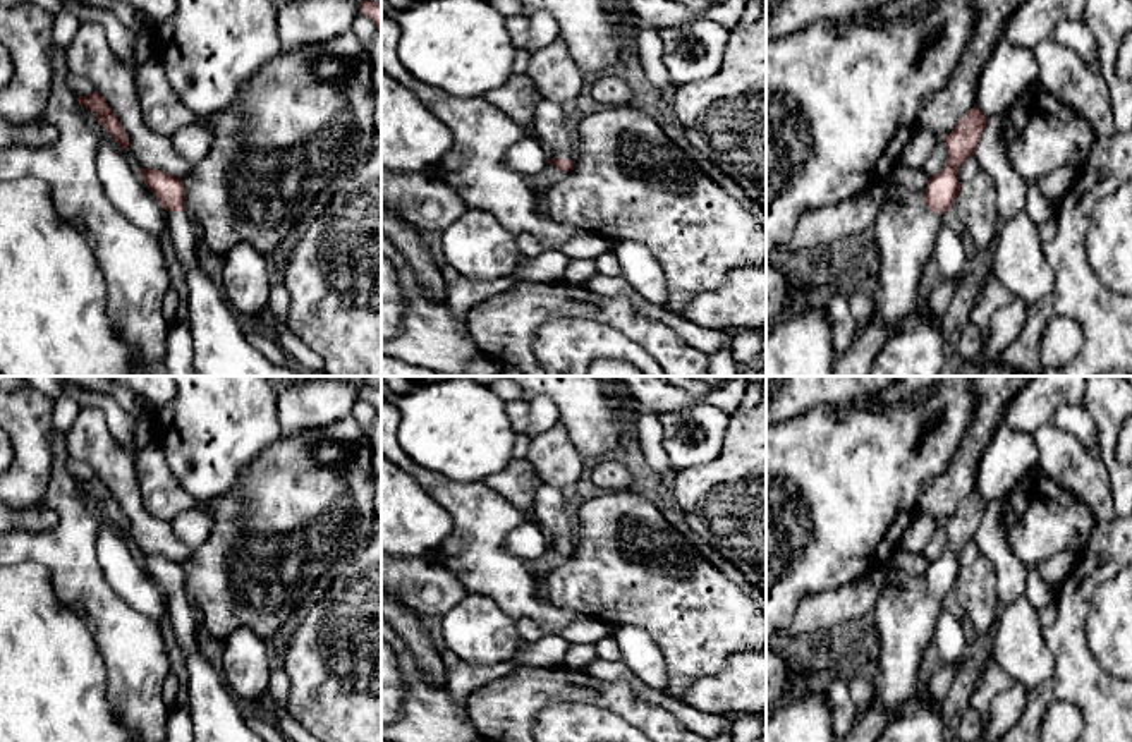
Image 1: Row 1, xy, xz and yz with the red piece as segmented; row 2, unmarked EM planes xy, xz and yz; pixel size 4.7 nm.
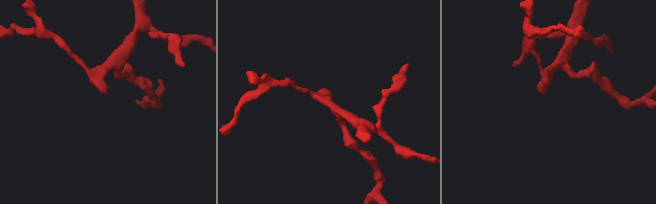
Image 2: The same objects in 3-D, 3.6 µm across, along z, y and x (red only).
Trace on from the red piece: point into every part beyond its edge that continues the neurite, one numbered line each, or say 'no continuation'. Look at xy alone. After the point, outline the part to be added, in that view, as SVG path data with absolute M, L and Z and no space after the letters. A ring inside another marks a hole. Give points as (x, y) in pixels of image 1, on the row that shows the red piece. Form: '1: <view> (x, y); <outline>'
1: xy (181, 227); M165 211L168 237L172 242L172 251L182 266L187 270L189 265L199 263L198 246L194 237L194 220L184 211Z

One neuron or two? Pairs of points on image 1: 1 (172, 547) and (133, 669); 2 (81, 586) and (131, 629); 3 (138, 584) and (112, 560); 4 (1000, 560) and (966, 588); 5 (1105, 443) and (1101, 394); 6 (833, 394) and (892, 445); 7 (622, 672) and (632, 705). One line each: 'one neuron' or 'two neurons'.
1: two neurons
2: one neuron
3: one neuron
4: two neurons
5: one neuron
6: two neurons
7: two neurons

